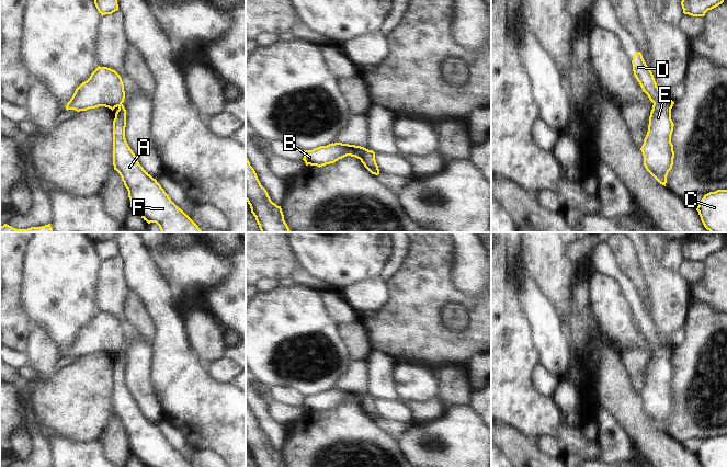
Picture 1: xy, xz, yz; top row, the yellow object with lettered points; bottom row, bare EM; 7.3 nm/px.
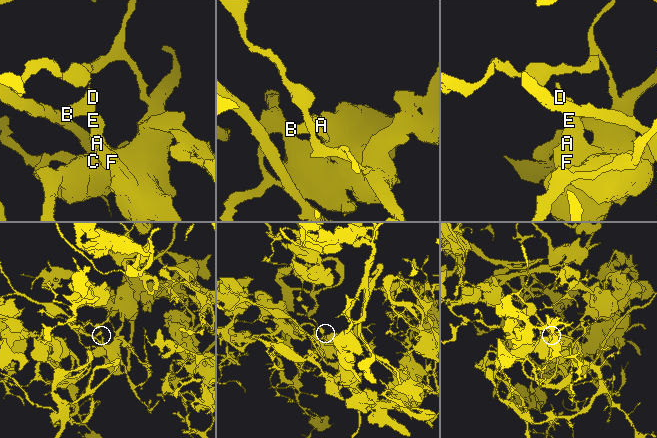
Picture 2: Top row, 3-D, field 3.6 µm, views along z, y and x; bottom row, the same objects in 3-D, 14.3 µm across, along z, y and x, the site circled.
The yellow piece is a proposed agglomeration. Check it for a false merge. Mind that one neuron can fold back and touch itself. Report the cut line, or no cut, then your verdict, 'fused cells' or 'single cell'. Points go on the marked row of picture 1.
yz (665, 98), (654, 104) | fused cells

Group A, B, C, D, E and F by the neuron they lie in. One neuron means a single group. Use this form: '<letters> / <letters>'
A C E F / B D

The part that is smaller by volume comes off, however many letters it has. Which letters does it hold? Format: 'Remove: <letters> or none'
Remove: B, D.

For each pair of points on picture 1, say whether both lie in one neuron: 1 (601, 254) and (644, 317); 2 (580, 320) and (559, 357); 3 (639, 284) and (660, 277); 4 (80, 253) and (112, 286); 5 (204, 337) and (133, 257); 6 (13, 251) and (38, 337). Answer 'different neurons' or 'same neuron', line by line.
1: same neuron
2: different neurons
3: different neurons
4: different neurons
5: different neurons
6: different neurons

